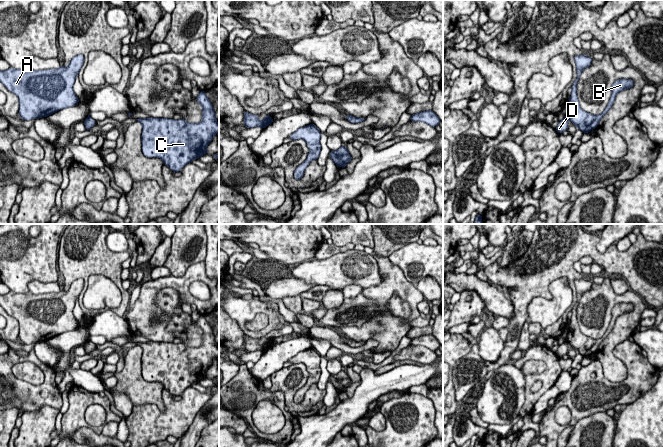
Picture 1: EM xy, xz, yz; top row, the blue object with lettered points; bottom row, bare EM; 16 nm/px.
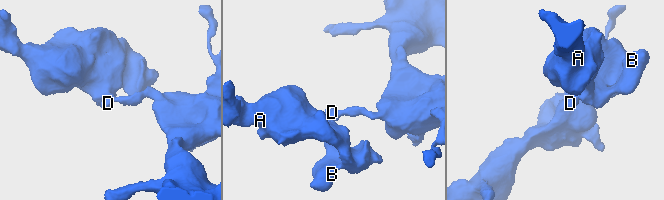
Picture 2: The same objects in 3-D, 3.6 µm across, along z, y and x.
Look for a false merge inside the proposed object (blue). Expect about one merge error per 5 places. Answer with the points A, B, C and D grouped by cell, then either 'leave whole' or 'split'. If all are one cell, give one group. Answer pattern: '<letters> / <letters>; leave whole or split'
A B / C D; split

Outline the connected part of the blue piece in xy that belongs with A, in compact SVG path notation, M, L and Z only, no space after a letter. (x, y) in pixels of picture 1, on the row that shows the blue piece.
M84 56L73 57L68 66L35 71L32 68L0 70L1 83L19 98L19 116L24 120L47 117L79 103L73 86Z

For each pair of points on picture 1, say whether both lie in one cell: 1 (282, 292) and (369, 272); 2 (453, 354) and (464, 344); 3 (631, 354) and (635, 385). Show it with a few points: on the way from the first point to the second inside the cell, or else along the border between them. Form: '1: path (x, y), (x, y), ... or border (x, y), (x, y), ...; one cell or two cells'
1: path (304, 277), (314, 272), (347, 272); one cell
2: path (456, 351), (461, 346); one cell
3: path (635, 362), (635, 377); one cell

